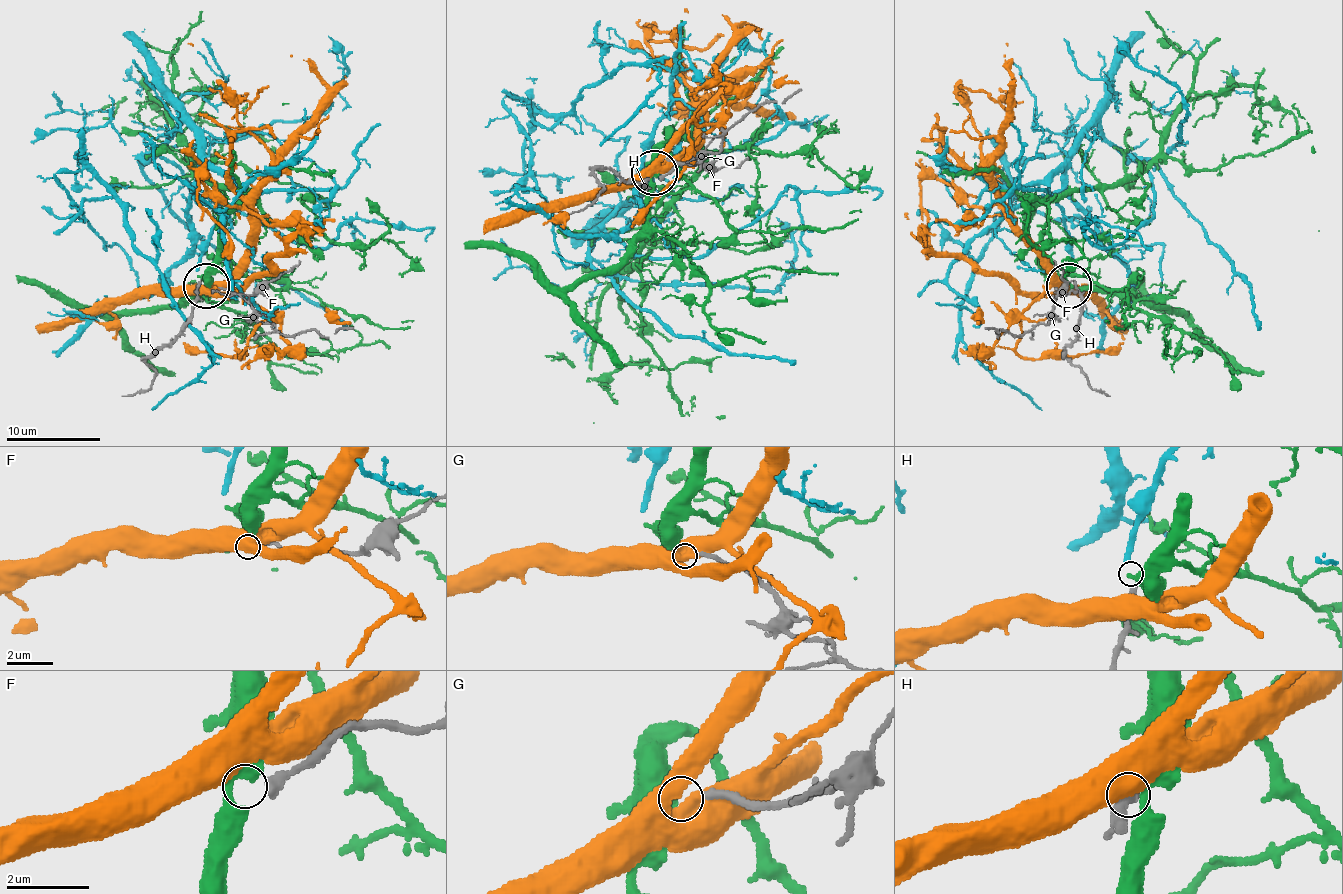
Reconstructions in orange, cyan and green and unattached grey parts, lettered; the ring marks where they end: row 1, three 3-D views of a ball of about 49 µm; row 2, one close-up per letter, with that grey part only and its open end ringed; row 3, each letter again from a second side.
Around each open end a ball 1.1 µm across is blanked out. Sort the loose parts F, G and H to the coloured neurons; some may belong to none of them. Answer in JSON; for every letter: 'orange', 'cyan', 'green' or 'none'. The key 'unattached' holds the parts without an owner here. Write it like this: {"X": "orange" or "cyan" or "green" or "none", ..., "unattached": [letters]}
{"F": "none", "G": "green", "H": "cyan", "unattached": ["F"]}

